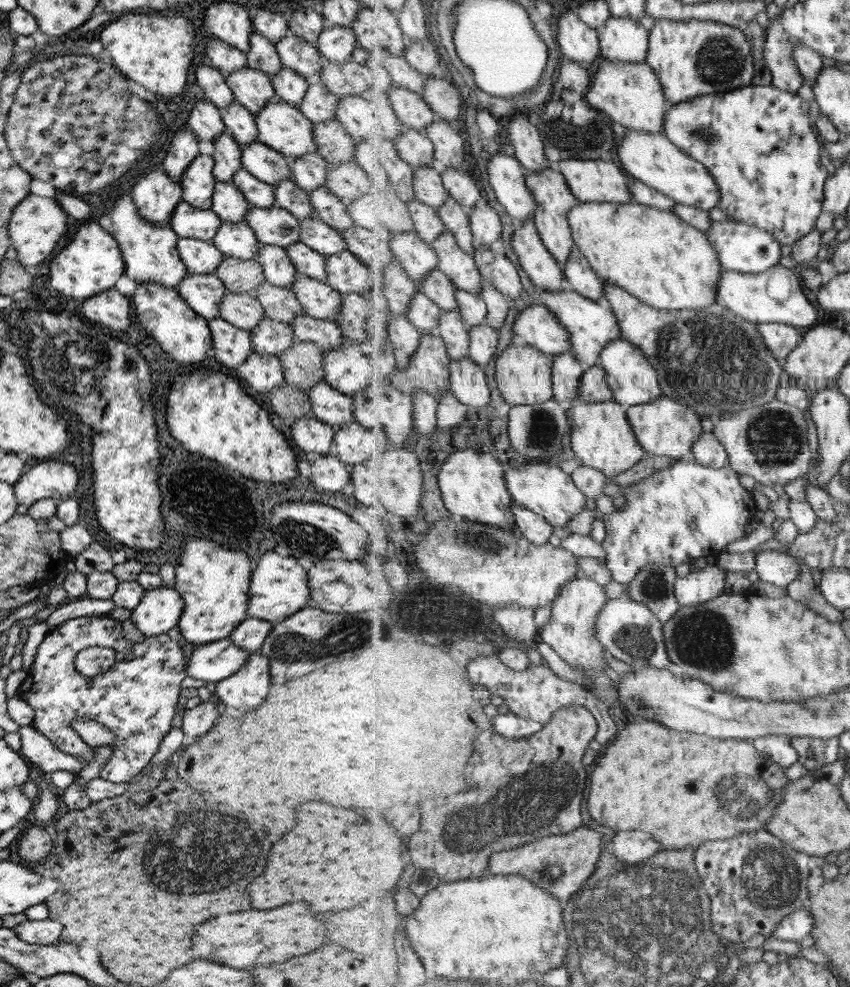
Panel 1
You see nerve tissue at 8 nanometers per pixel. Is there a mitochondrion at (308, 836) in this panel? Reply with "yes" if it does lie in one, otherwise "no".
no

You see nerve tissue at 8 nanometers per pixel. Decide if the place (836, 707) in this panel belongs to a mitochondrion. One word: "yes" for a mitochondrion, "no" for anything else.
yes

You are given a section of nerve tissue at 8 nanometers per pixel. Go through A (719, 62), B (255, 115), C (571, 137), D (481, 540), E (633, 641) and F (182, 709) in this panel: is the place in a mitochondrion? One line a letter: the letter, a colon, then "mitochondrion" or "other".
A: mitochondrion
B: other
C: mitochondrion
D: mitochondrion
E: mitochondrion
F: other

